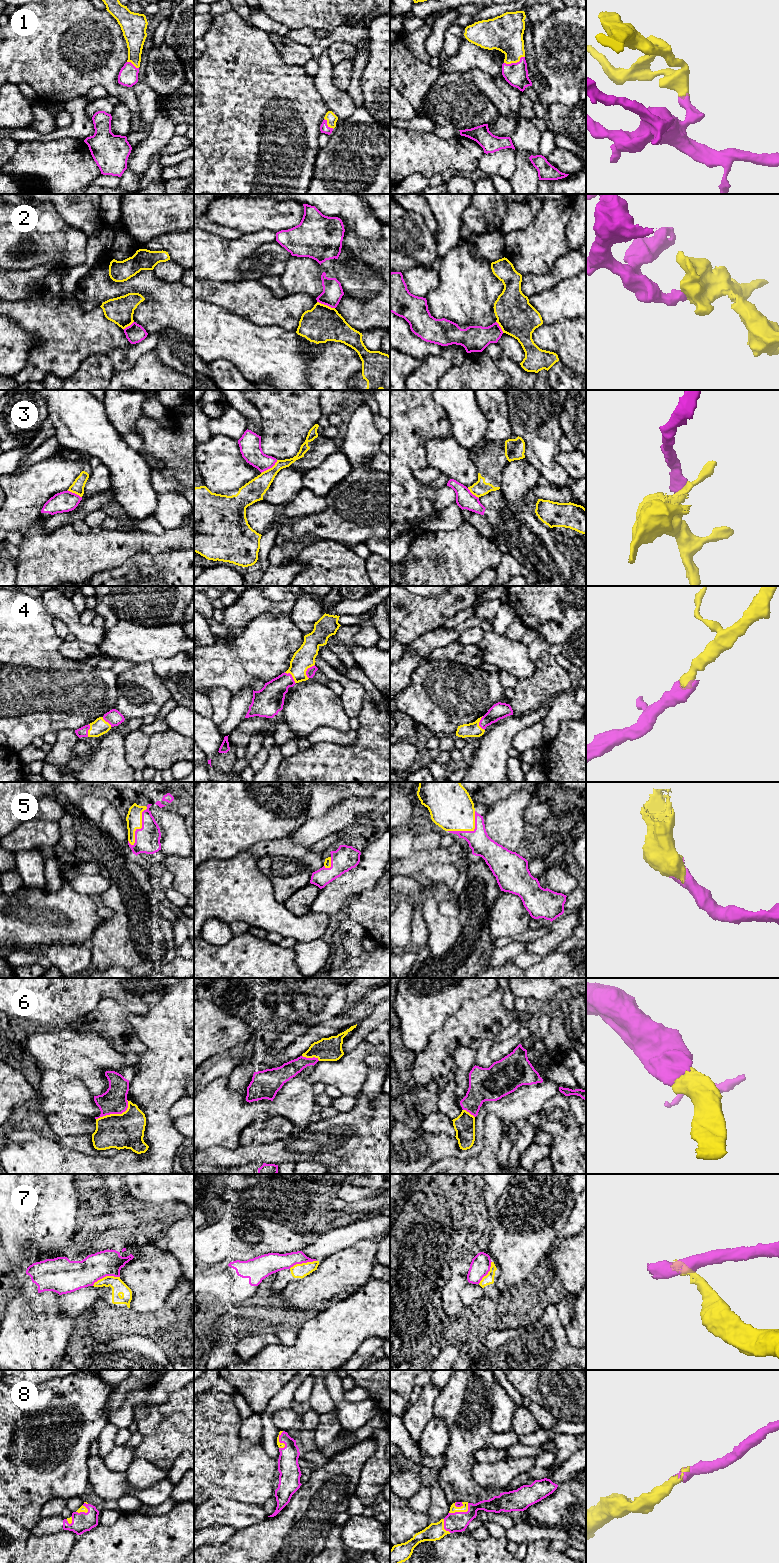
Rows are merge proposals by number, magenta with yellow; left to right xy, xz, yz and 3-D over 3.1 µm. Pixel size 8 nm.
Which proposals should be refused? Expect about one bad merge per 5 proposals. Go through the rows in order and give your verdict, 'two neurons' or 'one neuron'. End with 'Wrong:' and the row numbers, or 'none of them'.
1: one neuron
2: two neurons
3: two neurons
4: one neuron
5: one neuron
6: one neuron
7: two neurons
8: one neuron
Wrong: 2, 3, 7

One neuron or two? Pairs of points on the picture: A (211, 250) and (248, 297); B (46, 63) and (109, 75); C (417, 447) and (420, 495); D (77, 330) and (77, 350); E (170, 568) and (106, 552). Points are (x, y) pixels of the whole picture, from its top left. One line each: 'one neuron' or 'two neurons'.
A: two neurons
B: one neuron
C: one neuron
D: one neuron
E: two neurons

